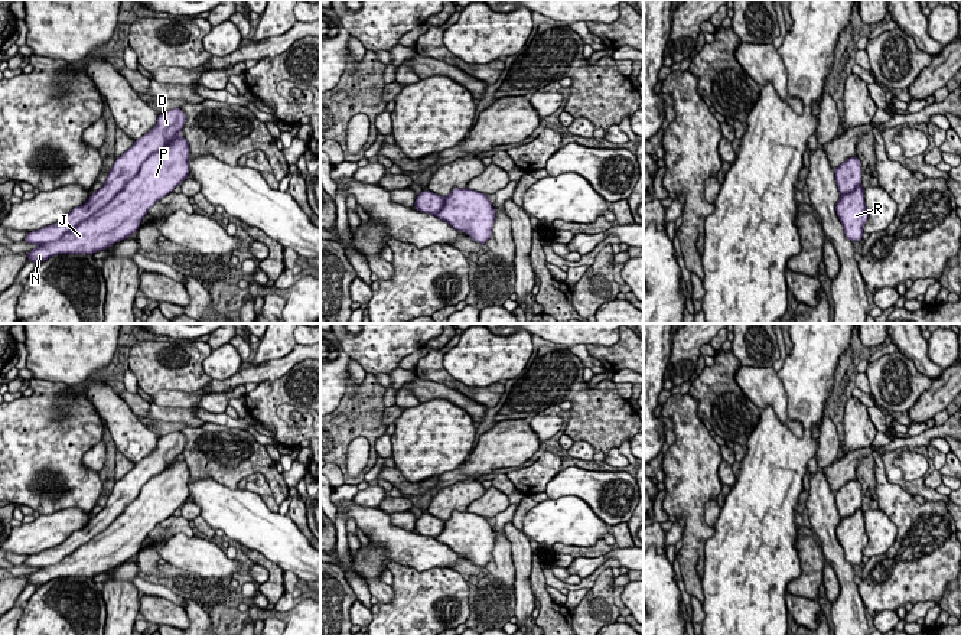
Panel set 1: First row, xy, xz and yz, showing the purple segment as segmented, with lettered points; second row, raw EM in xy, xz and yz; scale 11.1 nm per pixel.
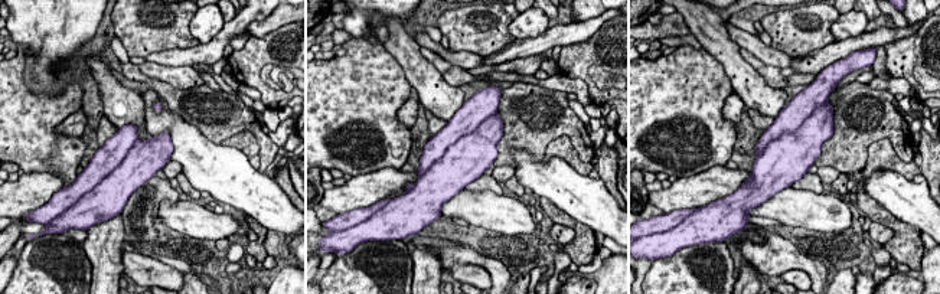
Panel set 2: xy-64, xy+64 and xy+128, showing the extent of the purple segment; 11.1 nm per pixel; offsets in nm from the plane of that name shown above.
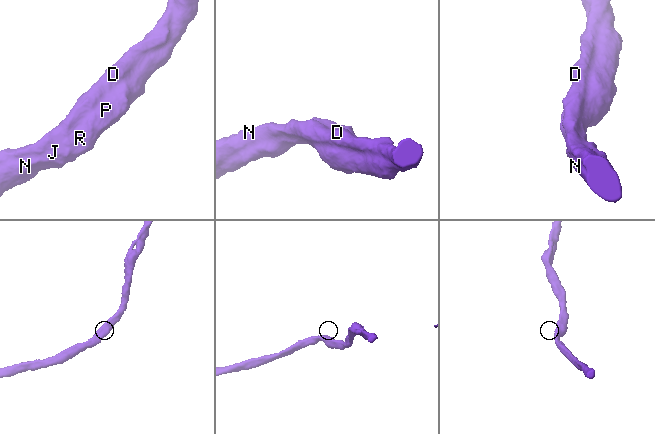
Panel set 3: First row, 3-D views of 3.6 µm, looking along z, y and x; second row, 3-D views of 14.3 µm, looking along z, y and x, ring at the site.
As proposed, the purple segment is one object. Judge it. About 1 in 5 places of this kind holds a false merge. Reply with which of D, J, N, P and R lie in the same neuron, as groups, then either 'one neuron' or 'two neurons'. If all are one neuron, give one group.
D J N P R | one neuron

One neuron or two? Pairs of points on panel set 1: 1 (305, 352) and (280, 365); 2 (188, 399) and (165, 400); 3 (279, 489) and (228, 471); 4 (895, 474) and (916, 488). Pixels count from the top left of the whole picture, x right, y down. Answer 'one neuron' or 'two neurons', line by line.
1: one neuron
2: one neuron
3: one neuron
4: one neuron

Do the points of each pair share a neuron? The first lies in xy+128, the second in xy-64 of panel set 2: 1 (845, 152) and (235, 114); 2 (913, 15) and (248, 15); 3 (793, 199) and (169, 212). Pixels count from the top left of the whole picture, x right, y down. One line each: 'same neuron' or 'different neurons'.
1: same neuron
2: same neuron
3: same neuron

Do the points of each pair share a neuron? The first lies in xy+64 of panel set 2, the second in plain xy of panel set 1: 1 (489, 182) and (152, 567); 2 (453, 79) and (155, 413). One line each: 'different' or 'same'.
1: same
2: same

